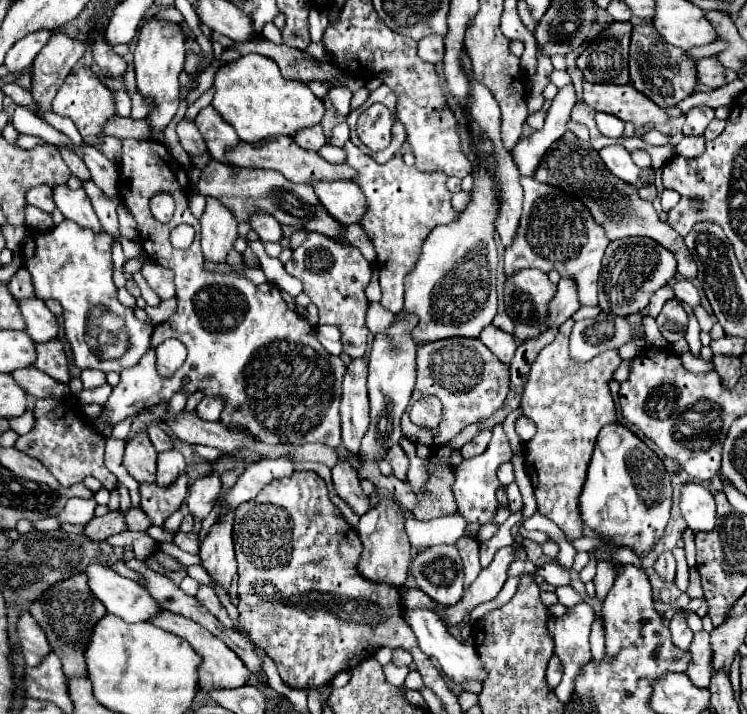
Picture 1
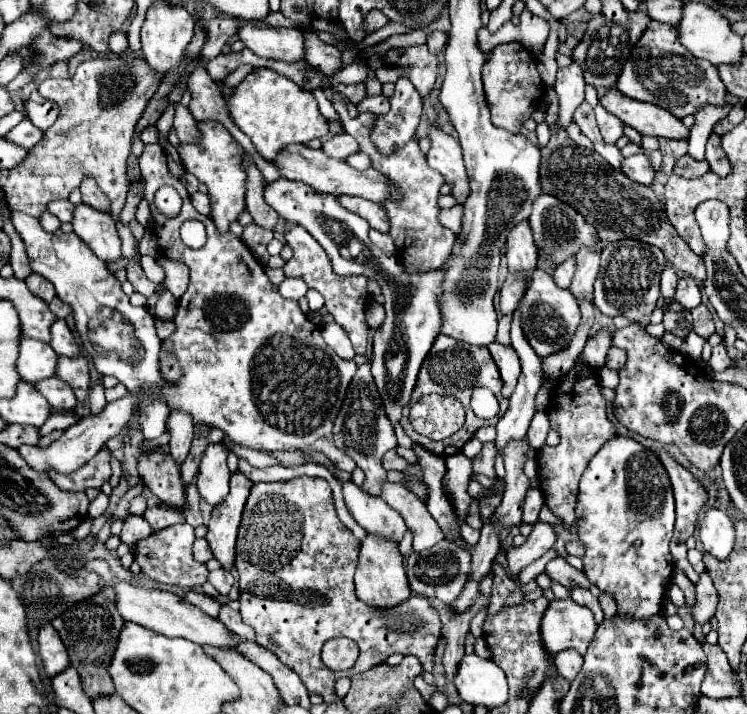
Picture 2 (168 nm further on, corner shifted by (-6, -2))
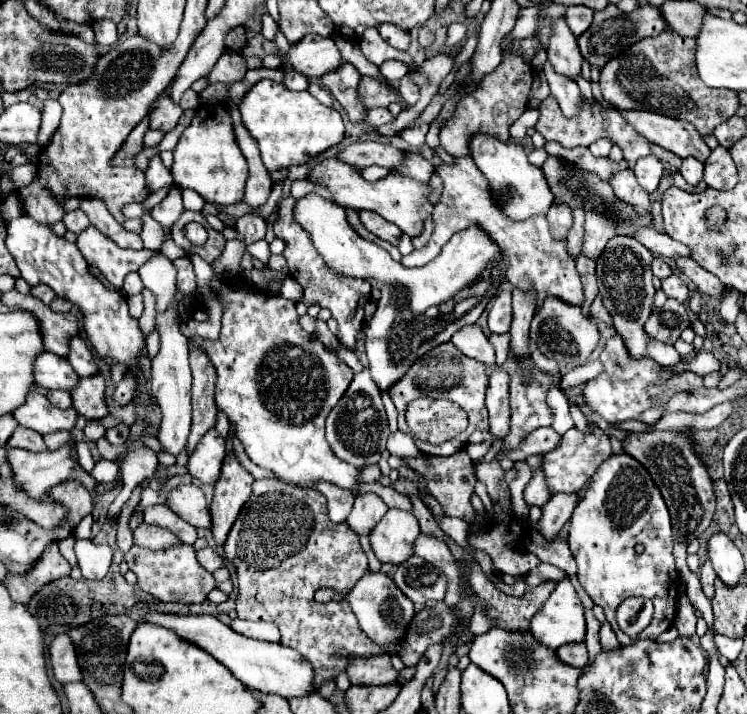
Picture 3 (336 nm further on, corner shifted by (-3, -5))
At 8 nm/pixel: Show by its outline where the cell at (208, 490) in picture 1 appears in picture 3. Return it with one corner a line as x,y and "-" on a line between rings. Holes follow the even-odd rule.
209,431
203,435
193,455
189,457
187,471
201,481
201,485
213,487
221,475
223,459
225,459
225,439
217,435
217,431

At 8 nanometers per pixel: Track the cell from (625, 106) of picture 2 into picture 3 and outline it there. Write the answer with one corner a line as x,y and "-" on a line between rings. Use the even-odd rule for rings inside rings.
621,111
621,113
625,115
625,121
633,125
643,137
647,137
655,145
665,147
667,151
673,151
679,157
693,155
705,161
711,153
711,149
705,145
697,129
687,121
647,111

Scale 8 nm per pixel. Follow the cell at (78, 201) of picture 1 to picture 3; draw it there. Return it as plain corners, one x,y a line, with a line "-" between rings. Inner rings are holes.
91,225
85,231
81,231
81,235
77,235
77,247
87,259
87,263
91,267
101,269
101,273
117,289
121,289
123,279
129,271
139,271
139,267
145,261
149,261
153,255
159,253
149,249
133,251
133,249
117,247
117,243
113,243
107,235
103,235

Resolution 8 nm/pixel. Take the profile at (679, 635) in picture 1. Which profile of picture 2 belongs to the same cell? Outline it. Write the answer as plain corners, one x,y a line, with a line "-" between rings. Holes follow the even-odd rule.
702,572
700,582
696,584
696,608
692,608
692,616
696,624
704,624
714,616
718,604
716,600
718,600
718,592
712,584
712,578
708,572

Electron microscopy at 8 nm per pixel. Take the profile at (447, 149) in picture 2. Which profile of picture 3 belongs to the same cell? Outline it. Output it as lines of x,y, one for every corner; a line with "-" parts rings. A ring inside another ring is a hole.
461,157
453,159
453,163
441,161
441,165
435,167
435,173
443,179
443,195
441,201
433,209
433,219
435,219
435,231
429,239
429,243
423,249
415,249
411,255
403,257
401,263
405,267
421,267
427,265
431,259
435,259
441,253
441,247
451,239
453,233
477,225
481,227
493,243
499,245
503,259
505,259
505,277
515,285
515,287
535,287
537,289
537,307
541,305
541,299
553,295
559,297
567,303
581,305
583,301
583,287
575,269
575,261
567,255
565,241
555,241
549,233
549,225
545,215
531,217
525,223
513,223
507,219
497,205
493,205
489,187
485,177
479,173
471,157

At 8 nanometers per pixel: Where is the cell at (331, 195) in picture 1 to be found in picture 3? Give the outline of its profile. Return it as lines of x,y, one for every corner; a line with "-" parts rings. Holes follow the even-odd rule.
357,211
357,213
359,213
359,219
361,219
361,223
365,225
367,231
371,231
371,233
375,233
377,237
389,241
391,245
397,245
397,243
399,243
401,231
399,231
393,223
389,223
387,219
383,219
381,215
371,213
371,211

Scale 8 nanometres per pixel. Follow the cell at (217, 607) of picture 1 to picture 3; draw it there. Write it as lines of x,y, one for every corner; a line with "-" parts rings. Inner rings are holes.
233,619
231,629
251,637
251,639
261,639
261,641
279,641
279,629
273,623
253,623
253,621
241,621

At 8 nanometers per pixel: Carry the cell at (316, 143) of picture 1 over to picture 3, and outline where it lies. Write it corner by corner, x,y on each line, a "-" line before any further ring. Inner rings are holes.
355,141
339,153
339,159
355,169
363,169
369,165
381,165
393,171
401,163
403,153
391,145
383,145
375,141

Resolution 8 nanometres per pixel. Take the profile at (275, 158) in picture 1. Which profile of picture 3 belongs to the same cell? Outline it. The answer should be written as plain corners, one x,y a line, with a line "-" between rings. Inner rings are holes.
323,159
319,163
315,163
307,175
307,181
311,181
313,185
321,185
325,187
333,201
341,207
351,207
351,209
367,209
367,211
375,211
381,217
385,217
387,221
395,223
403,233
407,233
409,237
417,237
423,231
423,221
425,217
431,213
431,203
429,203
429,185
417,183
409,177
397,175
397,173
389,173
385,179
377,181
377,183
369,183
365,181
357,169
349,167
347,163
341,163
339,159

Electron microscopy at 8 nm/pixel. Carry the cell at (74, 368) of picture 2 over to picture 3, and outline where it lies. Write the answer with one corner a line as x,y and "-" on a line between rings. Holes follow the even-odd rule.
103,375
81,377
77,387
71,391
73,407
85,419
103,419
107,415
105,407
105,379

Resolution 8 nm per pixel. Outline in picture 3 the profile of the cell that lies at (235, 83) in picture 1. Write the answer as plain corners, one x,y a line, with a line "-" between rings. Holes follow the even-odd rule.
273,81
255,83
241,99
239,111
243,125
257,139
263,165
269,171
307,163
311,157
337,145
345,135
339,111
321,105
309,91
289,91

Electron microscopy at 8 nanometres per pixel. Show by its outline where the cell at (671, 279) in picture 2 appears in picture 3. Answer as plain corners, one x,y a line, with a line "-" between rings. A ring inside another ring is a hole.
653,259
651,269
653,269
653,275
655,275
655,277
659,277
659,279
665,279
665,277
669,277
669,275
673,273
673,271
671,271
671,267
669,267
663,259

